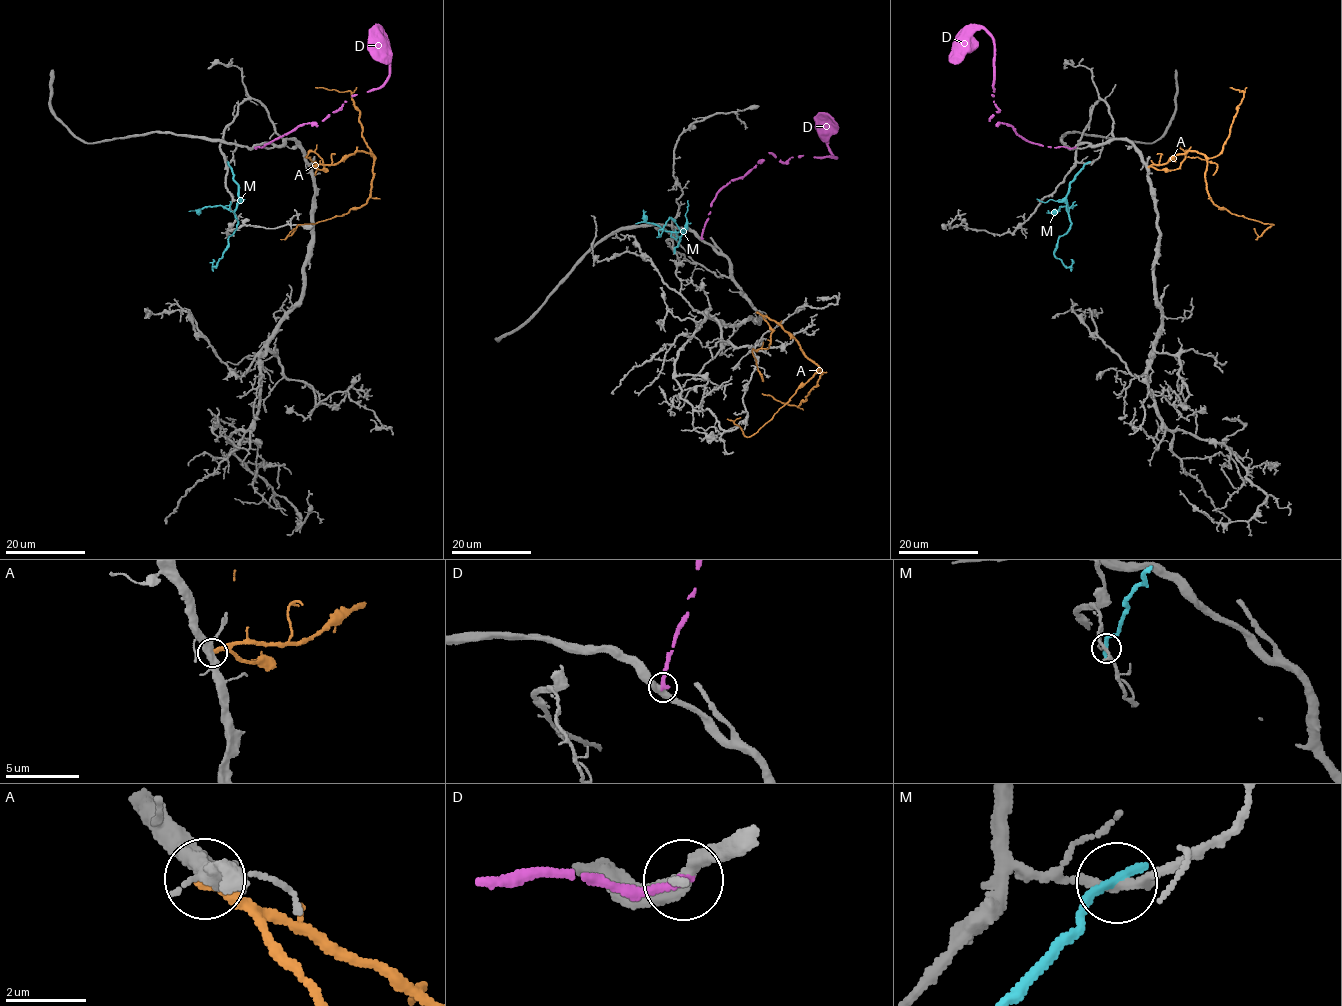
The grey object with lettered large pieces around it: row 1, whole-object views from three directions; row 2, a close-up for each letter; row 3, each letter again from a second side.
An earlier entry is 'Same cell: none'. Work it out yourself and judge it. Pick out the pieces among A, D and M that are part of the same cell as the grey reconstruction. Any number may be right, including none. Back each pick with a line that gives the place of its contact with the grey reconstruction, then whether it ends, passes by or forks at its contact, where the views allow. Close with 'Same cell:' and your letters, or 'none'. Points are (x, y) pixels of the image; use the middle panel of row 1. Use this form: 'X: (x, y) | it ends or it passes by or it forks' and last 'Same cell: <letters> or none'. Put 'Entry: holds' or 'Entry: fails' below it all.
Same cell: none
Entry: holds

